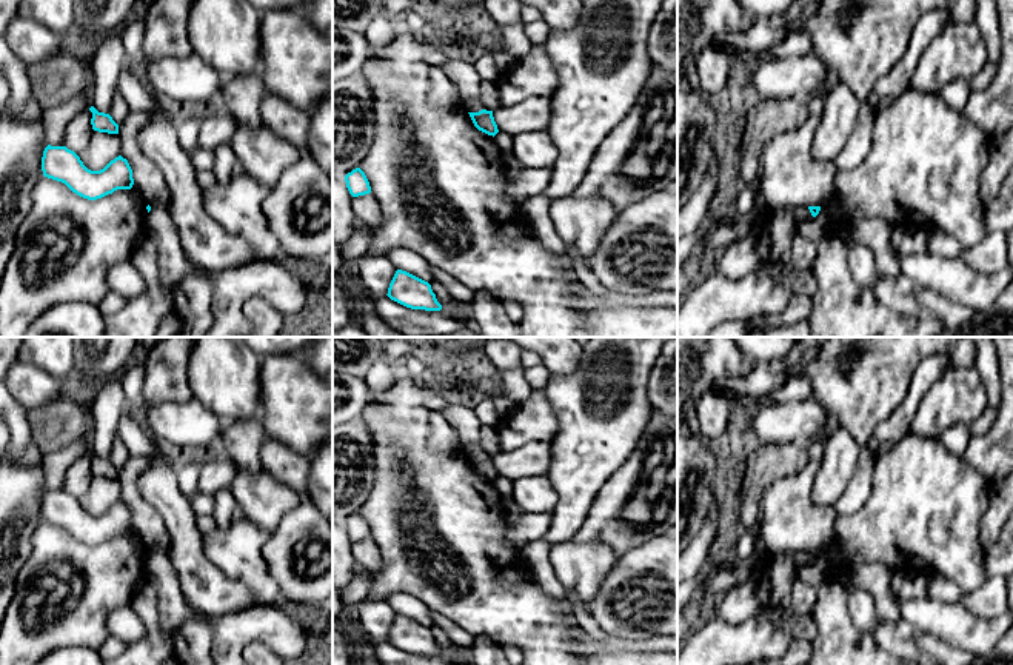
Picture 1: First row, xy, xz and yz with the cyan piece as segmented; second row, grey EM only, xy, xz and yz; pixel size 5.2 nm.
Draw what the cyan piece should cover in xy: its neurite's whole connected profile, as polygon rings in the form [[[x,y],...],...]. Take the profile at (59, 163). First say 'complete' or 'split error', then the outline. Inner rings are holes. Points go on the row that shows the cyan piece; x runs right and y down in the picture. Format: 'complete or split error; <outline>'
complete; [[[48,145],[42,157],[43,175],[65,183],[77,195],[97,200],[117,189],[131,189],[132,169],[122,155],[111,160],[103,169],[88,169],[80,157],[66,146]]]

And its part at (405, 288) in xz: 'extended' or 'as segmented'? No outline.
as segmented

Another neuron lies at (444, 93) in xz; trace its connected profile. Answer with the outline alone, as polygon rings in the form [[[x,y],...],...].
[[[430,66],[430,91],[426,102],[434,108],[463,109],[462,95],[443,68]]]

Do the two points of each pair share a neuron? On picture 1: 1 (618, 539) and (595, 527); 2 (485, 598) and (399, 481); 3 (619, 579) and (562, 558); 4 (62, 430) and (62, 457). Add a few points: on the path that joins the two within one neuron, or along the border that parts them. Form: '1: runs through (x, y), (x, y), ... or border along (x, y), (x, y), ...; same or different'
1: runs through (611, 533), (601, 527); same
2: runs through (467, 568), (462, 553), (441, 531), (427, 510); same
3: border along (616, 558), (588, 607); different
4: border along (91, 439), (80, 437), (45, 454); different

